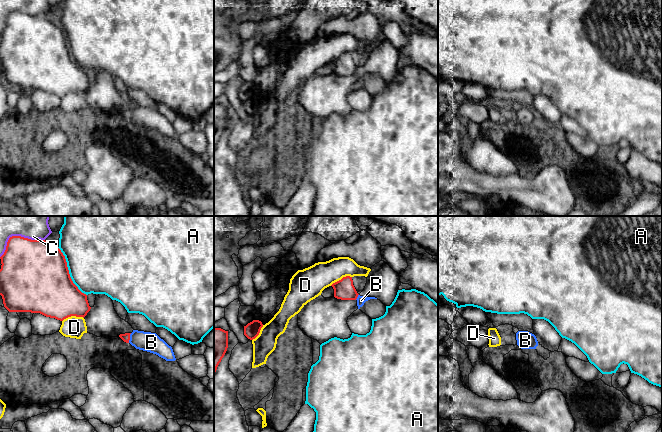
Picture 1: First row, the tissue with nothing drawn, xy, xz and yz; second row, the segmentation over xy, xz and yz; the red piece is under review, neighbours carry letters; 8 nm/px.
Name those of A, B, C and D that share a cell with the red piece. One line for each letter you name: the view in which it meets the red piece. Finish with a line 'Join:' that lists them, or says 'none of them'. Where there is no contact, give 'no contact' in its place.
B: contact in xy
Join: B

